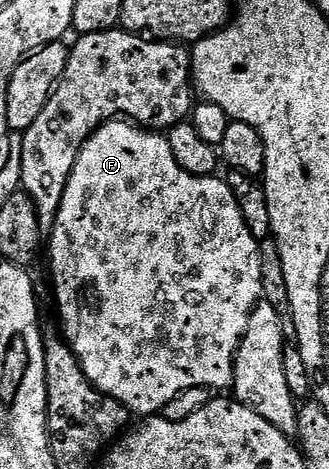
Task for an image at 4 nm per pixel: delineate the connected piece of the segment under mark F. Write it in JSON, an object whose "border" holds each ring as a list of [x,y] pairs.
{"border":[[[110,120],[98,125],[77,151],[60,201],[58,221],[49,232],[49,238],[51,282],[55,285],[55,306],[63,321],[62,337],[70,346],[84,377],[100,394],[119,402],[128,412],[136,410],[139,416],[156,413],[155,405],[162,400],[163,390],[191,390],[194,386],[208,386],[215,390],[211,392],[230,391],[234,378],[233,357],[244,325],[247,297],[256,285],[257,278],[247,278],[247,274],[207,274],[207,270],[195,270],[195,266],[203,266],[203,262],[243,262],[243,258],[231,258],[231,254],[223,254],[223,258],[219,258],[219,250],[249,250],[252,245],[251,230],[239,211],[234,192],[219,176],[203,177],[183,171],[181,165],[174,162],[168,139],[162,133],[152,132],[127,120]]]}

